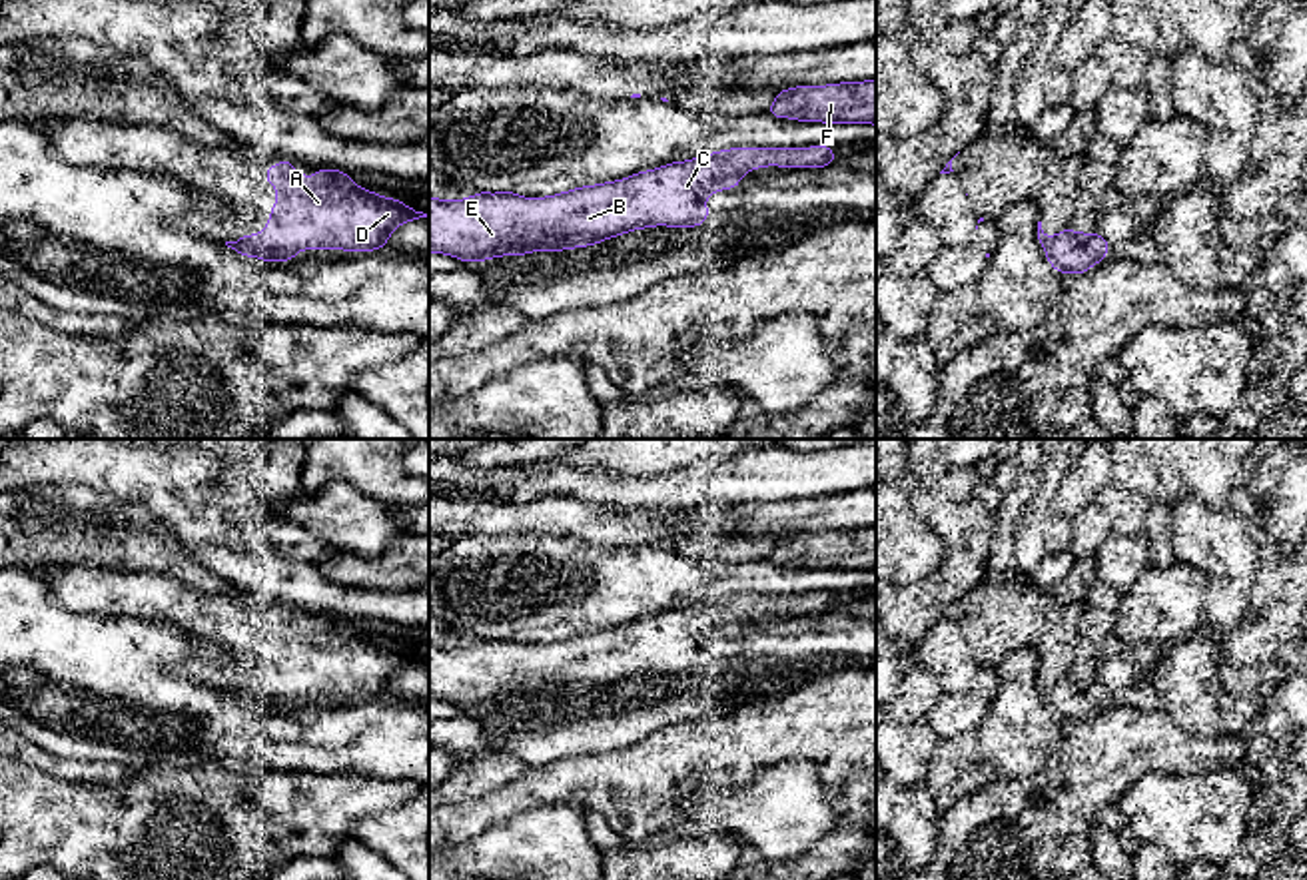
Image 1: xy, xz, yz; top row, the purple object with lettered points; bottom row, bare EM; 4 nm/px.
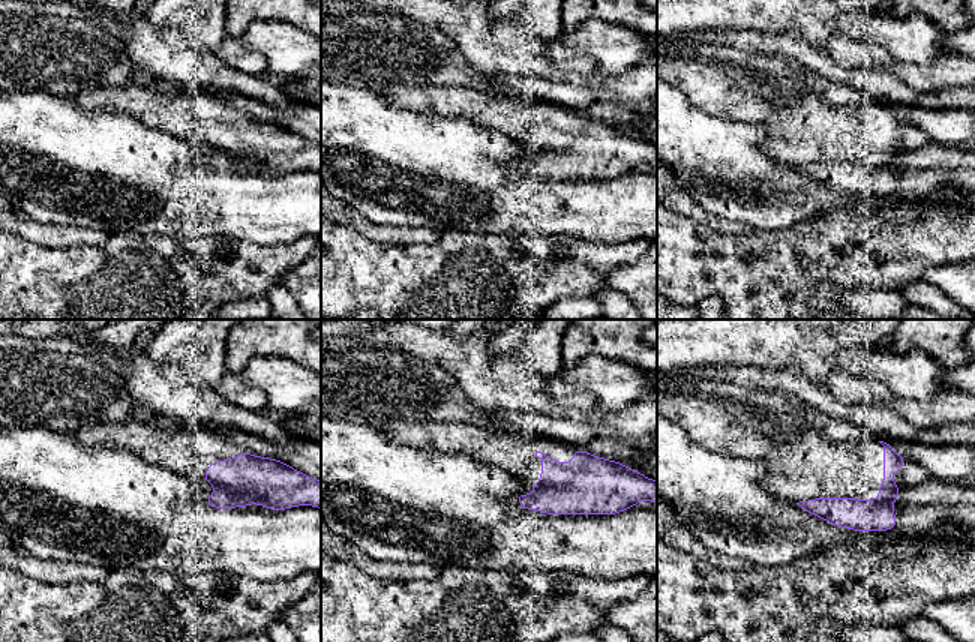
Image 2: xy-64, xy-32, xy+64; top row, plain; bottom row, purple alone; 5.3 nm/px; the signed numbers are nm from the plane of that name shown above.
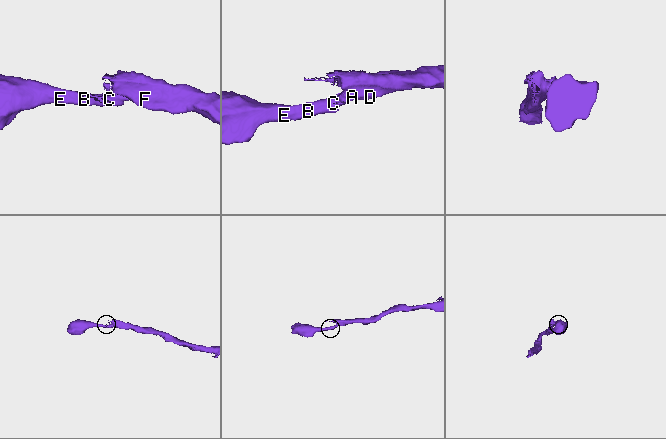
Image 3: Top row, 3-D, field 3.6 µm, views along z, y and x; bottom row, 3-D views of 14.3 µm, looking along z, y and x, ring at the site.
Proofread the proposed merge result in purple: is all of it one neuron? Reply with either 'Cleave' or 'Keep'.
Cleave

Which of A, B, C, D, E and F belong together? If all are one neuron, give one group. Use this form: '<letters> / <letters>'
A D F / B C E

